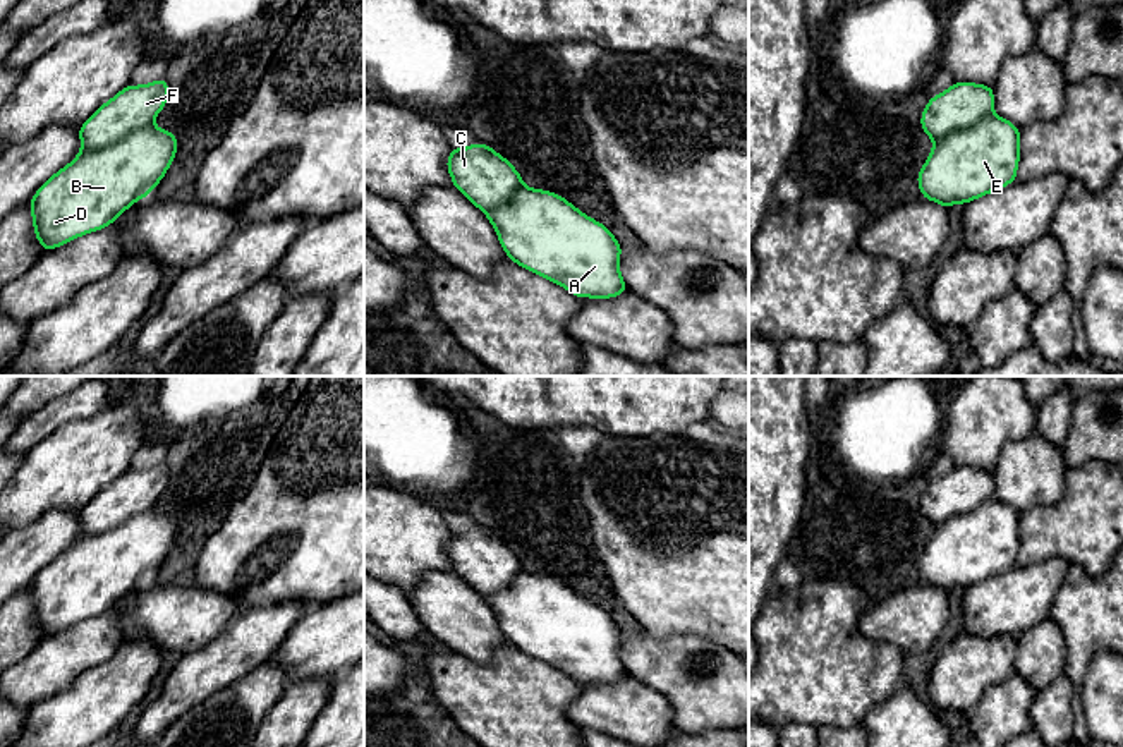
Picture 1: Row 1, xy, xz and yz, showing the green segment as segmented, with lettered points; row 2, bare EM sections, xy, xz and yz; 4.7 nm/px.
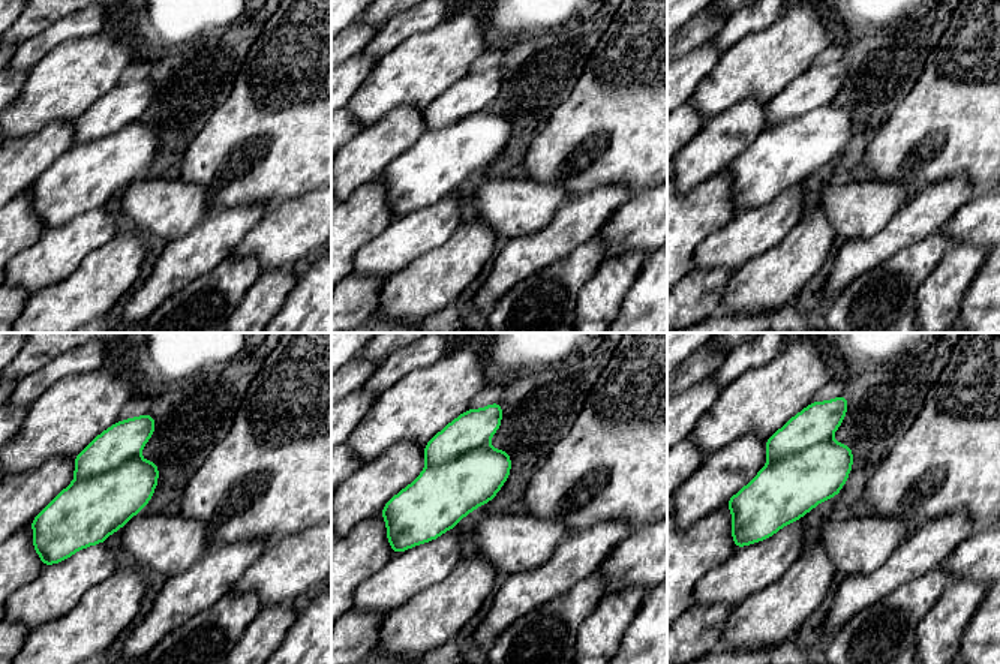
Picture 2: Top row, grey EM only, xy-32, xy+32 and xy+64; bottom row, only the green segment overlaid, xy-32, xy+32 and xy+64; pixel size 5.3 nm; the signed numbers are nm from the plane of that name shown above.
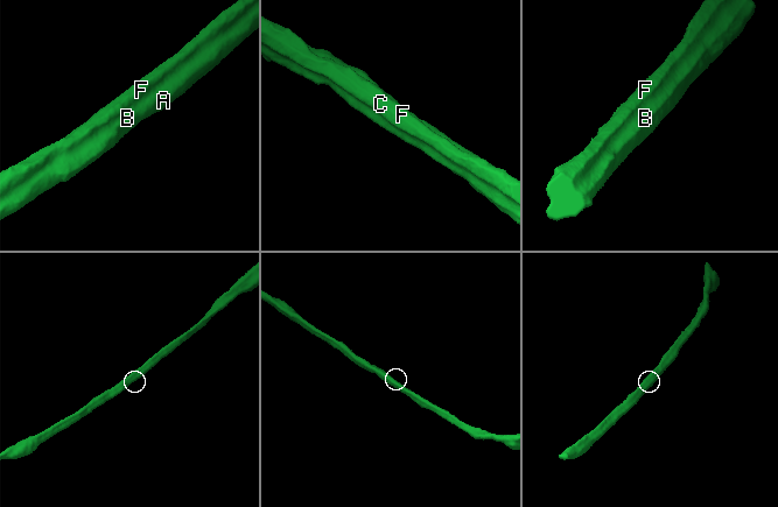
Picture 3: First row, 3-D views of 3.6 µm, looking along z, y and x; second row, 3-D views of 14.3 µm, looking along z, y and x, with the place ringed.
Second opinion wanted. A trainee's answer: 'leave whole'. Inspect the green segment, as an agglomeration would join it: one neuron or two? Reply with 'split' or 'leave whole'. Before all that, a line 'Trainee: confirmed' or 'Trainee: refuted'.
Trainee: refuted
split

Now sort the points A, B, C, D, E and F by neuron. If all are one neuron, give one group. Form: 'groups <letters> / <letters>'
groups A B D E / C F

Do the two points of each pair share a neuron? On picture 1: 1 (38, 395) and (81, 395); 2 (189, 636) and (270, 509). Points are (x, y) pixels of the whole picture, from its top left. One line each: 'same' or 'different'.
1: different
2: different

